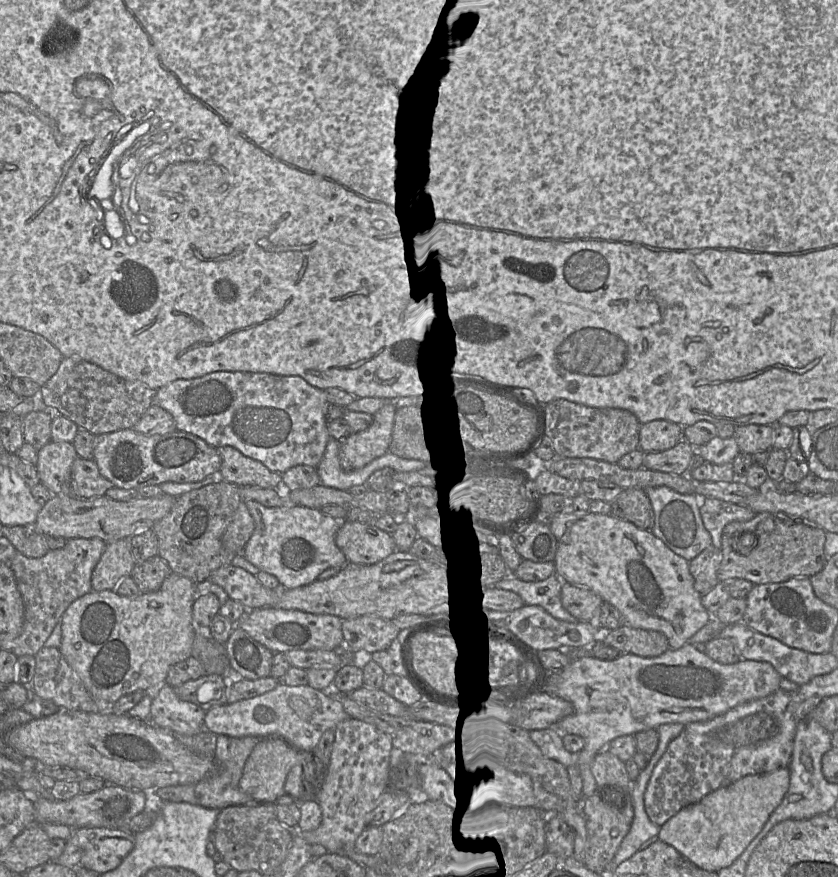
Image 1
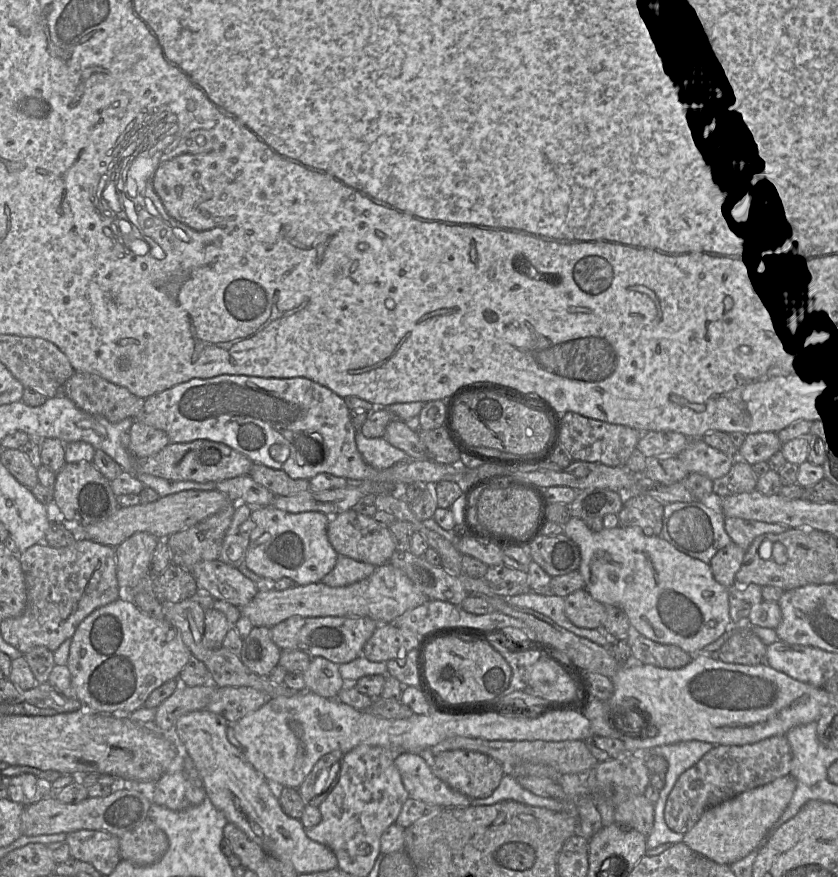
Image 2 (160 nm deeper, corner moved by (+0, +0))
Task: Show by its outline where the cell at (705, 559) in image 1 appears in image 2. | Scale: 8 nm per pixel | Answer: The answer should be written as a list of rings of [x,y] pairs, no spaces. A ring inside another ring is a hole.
[[[730,543],[713,556],[709,566],[719,584],[727,588],[731,588],[734,585],[736,573],[742,565],[745,553],[746,550],[742,547]]]

